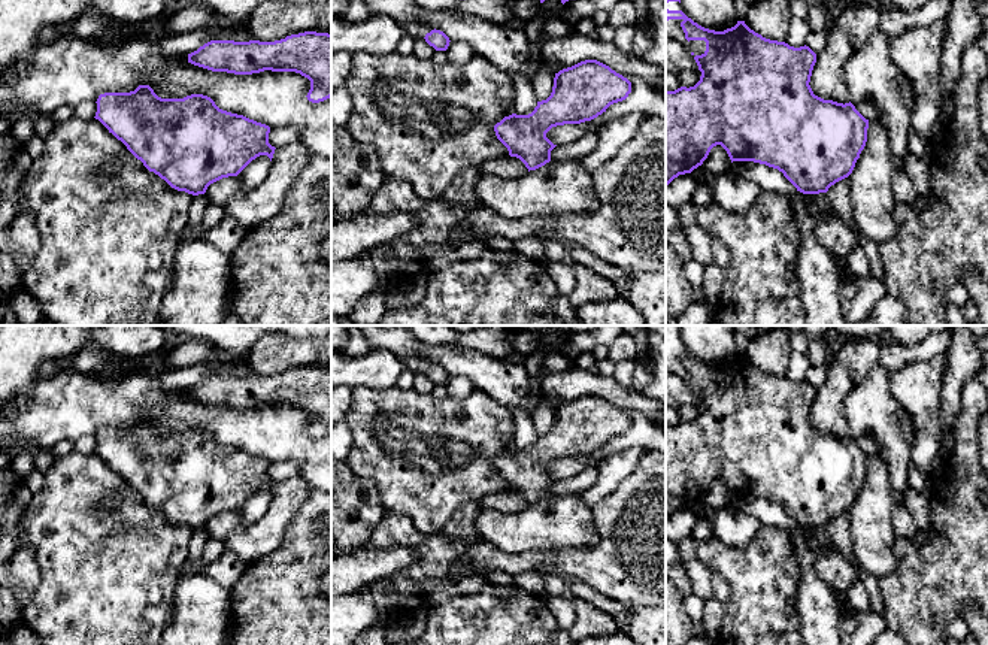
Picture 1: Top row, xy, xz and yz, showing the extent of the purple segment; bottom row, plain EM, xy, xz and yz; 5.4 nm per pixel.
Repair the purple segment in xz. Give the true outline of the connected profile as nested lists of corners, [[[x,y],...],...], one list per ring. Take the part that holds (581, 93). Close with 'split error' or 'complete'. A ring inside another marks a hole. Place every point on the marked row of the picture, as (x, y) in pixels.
[[[585,60],[555,73],[551,96],[537,102],[531,113],[504,116],[494,125],[494,131],[510,157],[519,158],[528,172],[536,170],[551,161],[551,151],[557,146],[546,137],[552,127],[591,121],[610,105],[625,100],[630,93],[631,82],[627,78],[597,60]]]; complete

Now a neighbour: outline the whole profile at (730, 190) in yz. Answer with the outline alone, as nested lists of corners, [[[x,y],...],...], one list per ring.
[[[733,169],[721,173],[706,173],[713,202],[728,212],[742,214],[754,206],[761,188]]]

